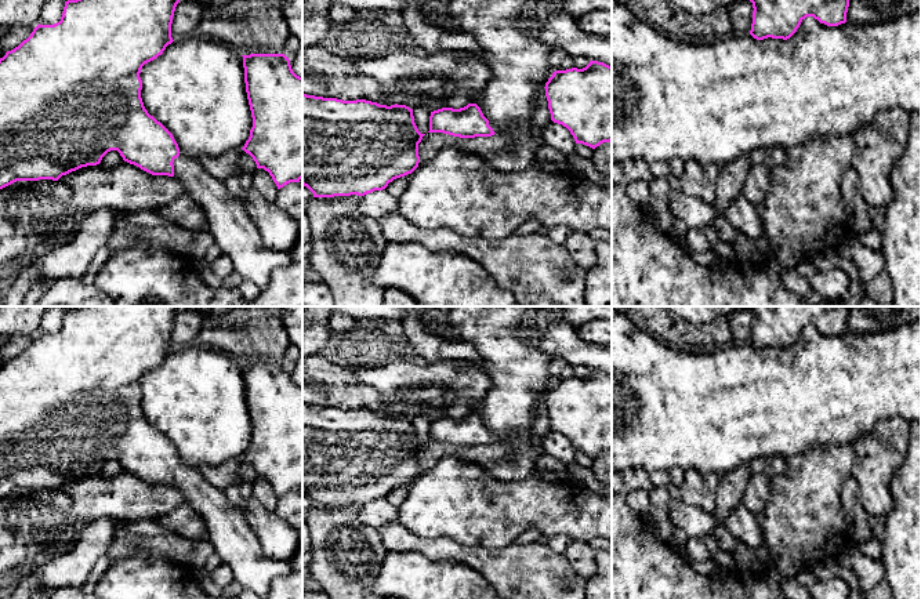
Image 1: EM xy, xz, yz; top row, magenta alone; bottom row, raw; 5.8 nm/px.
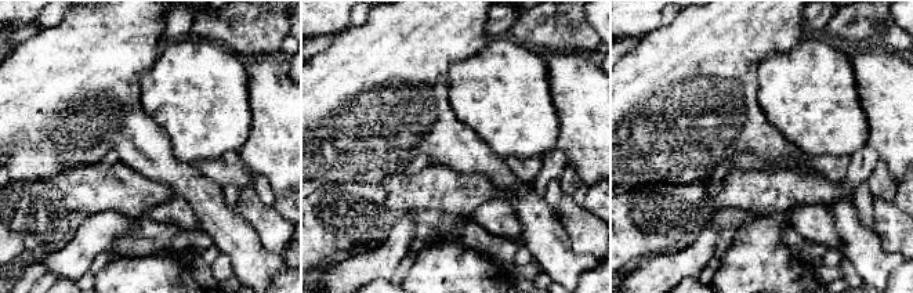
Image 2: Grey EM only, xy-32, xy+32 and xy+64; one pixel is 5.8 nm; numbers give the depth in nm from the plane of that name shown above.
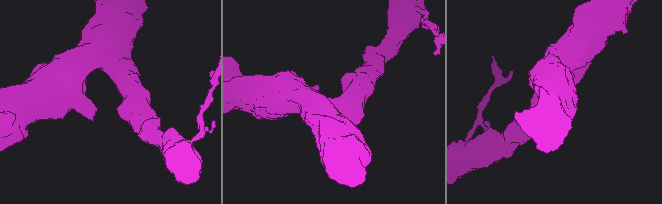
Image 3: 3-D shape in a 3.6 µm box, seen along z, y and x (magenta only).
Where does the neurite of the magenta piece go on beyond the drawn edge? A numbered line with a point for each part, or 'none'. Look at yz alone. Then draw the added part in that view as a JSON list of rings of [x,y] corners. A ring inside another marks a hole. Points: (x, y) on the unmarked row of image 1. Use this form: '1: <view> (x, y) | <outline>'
none

